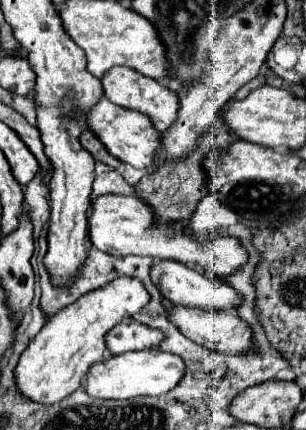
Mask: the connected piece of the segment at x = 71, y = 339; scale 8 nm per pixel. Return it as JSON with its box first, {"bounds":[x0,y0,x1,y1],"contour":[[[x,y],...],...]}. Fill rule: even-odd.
{"bounds":[15,275,151,405],"contour":[[[123,275],[63,307],[59,313],[47,319],[45,327],[31,339],[29,347],[23,351],[15,369],[17,389],[25,397],[43,405],[57,403],[63,397],[71,395],[75,389],[79,389],[79,385],[87,377],[87,371],[103,359],[103,353],[107,351],[107,331],[111,331],[117,323],[133,319],[135,313],[143,311],[149,299],[151,295],[147,293],[143,281]]]}

